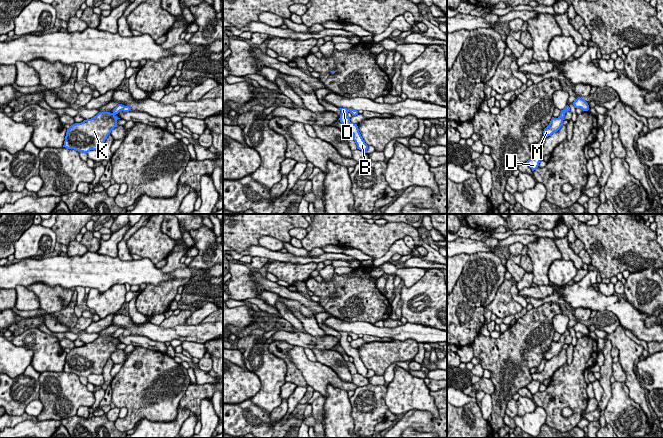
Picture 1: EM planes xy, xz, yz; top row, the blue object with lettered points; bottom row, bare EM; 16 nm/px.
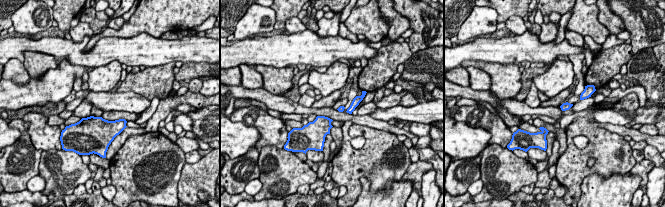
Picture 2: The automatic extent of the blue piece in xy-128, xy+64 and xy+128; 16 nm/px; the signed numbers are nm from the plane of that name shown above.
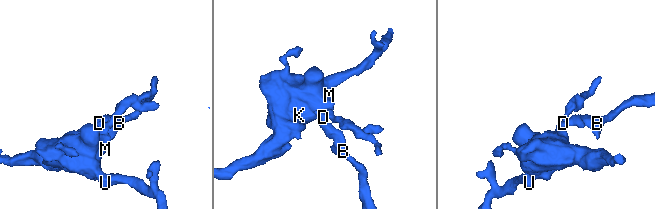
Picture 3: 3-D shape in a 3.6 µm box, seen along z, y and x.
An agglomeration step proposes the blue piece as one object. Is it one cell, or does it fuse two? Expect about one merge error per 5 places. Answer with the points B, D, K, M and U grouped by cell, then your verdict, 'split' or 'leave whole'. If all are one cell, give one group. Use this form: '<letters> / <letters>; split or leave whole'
B D / K M U; split

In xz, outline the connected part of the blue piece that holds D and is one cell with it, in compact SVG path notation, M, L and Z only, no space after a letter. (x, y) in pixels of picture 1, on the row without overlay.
M339 332L341 334L340 338L340 346L344 349L344 352L350 357L353 358L353 364L357 369L357 373L367 377L368 369L363 364L357 348L353 348L350 346L350 342L347 340L348 333L347 332Z

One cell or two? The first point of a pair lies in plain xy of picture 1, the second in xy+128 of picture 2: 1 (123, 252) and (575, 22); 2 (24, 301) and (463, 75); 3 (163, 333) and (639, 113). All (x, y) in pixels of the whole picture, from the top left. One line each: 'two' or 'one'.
1: two
2: two
3: one

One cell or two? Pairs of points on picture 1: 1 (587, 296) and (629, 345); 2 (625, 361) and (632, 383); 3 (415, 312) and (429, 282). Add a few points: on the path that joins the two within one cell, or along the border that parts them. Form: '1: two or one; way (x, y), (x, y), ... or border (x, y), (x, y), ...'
1: two; border (620, 324), (623, 327)
2: one; way (628, 366), (631, 378)
3: one; way (422, 305), (429, 298), (429, 289)

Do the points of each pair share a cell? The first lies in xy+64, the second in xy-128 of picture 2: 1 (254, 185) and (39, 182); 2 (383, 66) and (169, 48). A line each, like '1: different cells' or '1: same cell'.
1: same cell
2: different cells

